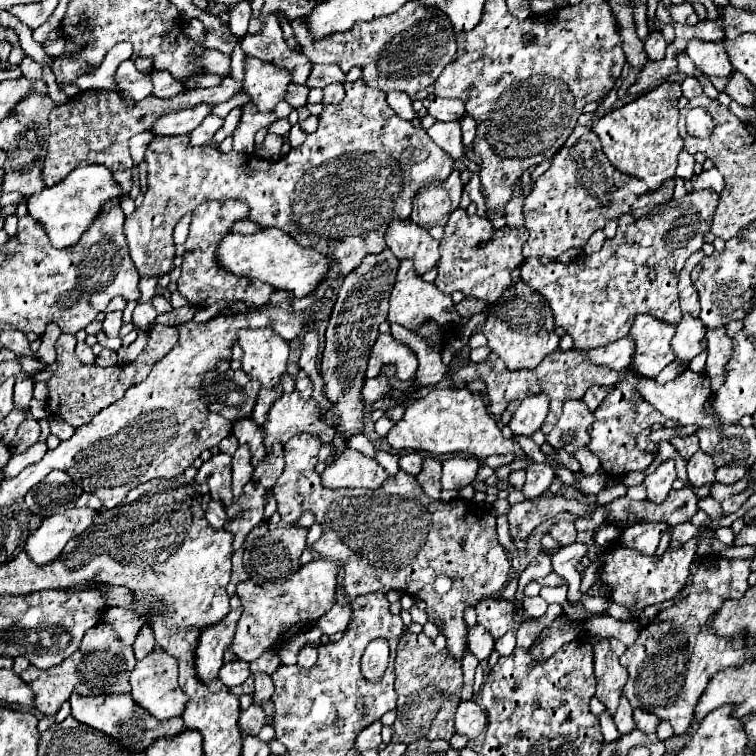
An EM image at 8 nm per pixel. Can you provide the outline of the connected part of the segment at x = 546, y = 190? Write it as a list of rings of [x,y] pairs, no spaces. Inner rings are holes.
[[[576,125],[566,145],[554,155],[550,169],[536,179],[532,193],[524,199],[524,219],[530,237],[522,249],[522,255],[526,259],[556,259],[570,247],[584,247],[588,237],[602,229],[608,219],[618,219],[624,213],[644,217],[654,205],[670,201],[672,187],[674,181],[668,179],[666,187],[648,191],[642,181],[618,173],[600,149],[598,135],[590,127]]]

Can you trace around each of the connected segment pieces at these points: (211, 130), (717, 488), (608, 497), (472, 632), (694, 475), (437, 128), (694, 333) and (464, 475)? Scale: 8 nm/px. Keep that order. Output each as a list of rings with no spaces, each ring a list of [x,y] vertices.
[[[208,115],[206,121],[202,121],[192,133],[190,133],[190,147],[196,147],[196,145],[204,145],[212,139],[212,135],[216,133],[216,129],[224,123],[222,117],[216,117],[216,115]]]
[[[744,477],[744,479],[742,479],[742,481],[738,481],[736,485],[722,485],[722,483],[714,483],[714,485],[710,487],[710,497],[712,497],[714,501],[722,503],[722,501],[726,501],[728,497],[732,497],[732,495],[740,493],[740,491],[746,487],[746,481],[748,481],[748,477]]]
[[[620,483],[610,489],[604,488],[600,493],[597,495],[597,504],[598,508],[602,507],[602,512],[604,512],[604,515],[607,515],[607,512],[609,510],[610,503],[616,499],[619,498],[619,496],[625,496],[627,493],[627,487],[624,486],[623,483]]]
[[[474,625],[468,629],[468,651],[478,661],[486,661],[494,651],[494,639],[490,637],[490,633],[486,633],[486,629],[482,629],[482,625]]]
[[[698,451],[688,459],[688,479],[694,487],[702,487],[714,481],[714,471],[716,465],[710,461],[710,455]]]
[[[436,121],[436,125],[432,125],[426,131],[448,155],[452,155],[454,159],[460,159],[464,153],[462,147],[462,135],[460,135],[460,123],[452,121],[452,123],[440,123]]]
[[[684,315],[682,321],[676,327],[676,335],[672,337],[672,353],[676,355],[678,363],[690,363],[696,355],[700,355],[706,349],[704,339],[706,327],[700,319],[694,319],[690,315]]]
[[[452,457],[442,463],[442,489],[462,489],[476,477],[480,463],[474,457]]]

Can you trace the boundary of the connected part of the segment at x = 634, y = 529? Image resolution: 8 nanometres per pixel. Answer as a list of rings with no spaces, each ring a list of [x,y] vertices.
[[[634,523],[622,531],[622,539],[626,545],[634,545],[634,549],[644,555],[652,555],[662,537],[662,529],[668,529],[666,523]]]

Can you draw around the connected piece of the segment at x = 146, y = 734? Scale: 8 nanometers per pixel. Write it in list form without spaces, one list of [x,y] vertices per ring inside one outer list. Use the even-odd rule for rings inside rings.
[[[112,693],[112,695],[98,695],[98,697],[82,697],[82,695],[72,695],[70,697],[70,707],[72,707],[72,717],[80,723],[86,723],[106,735],[112,735],[118,739],[122,745],[134,749],[134,751],[144,751],[154,739],[158,737],[170,737],[176,735],[178,731],[184,729],[182,719],[168,719],[168,721],[156,721],[150,717],[144,709],[134,705],[130,693]]]

